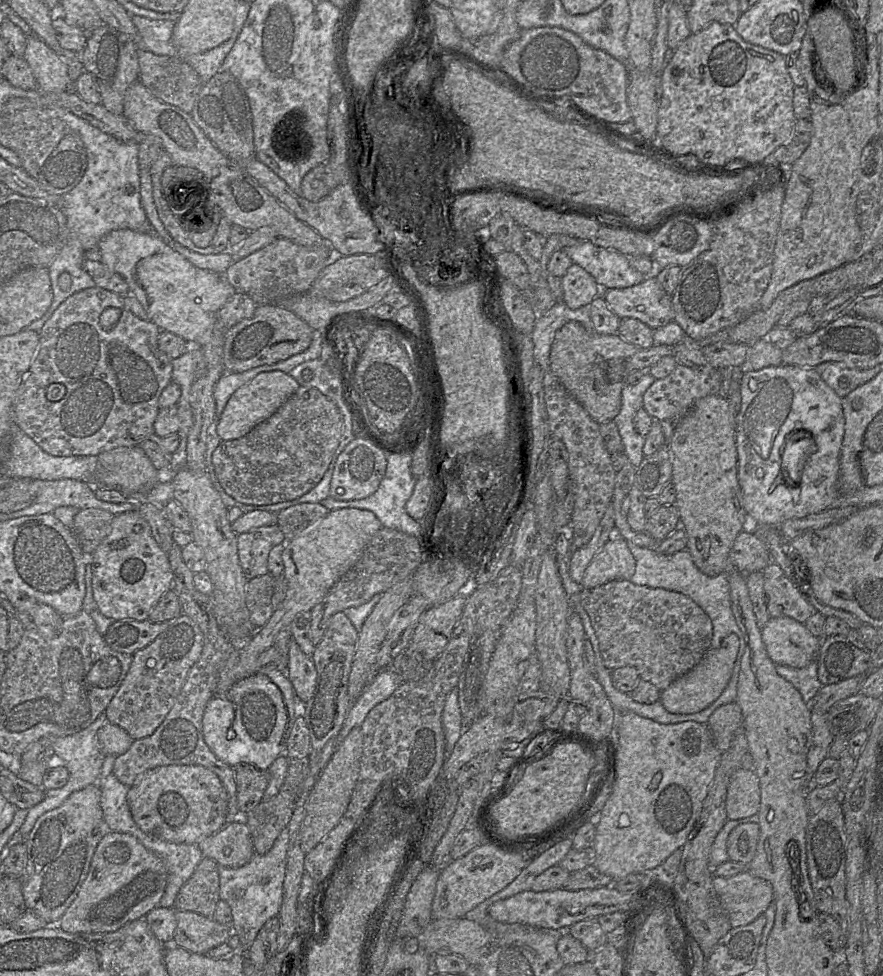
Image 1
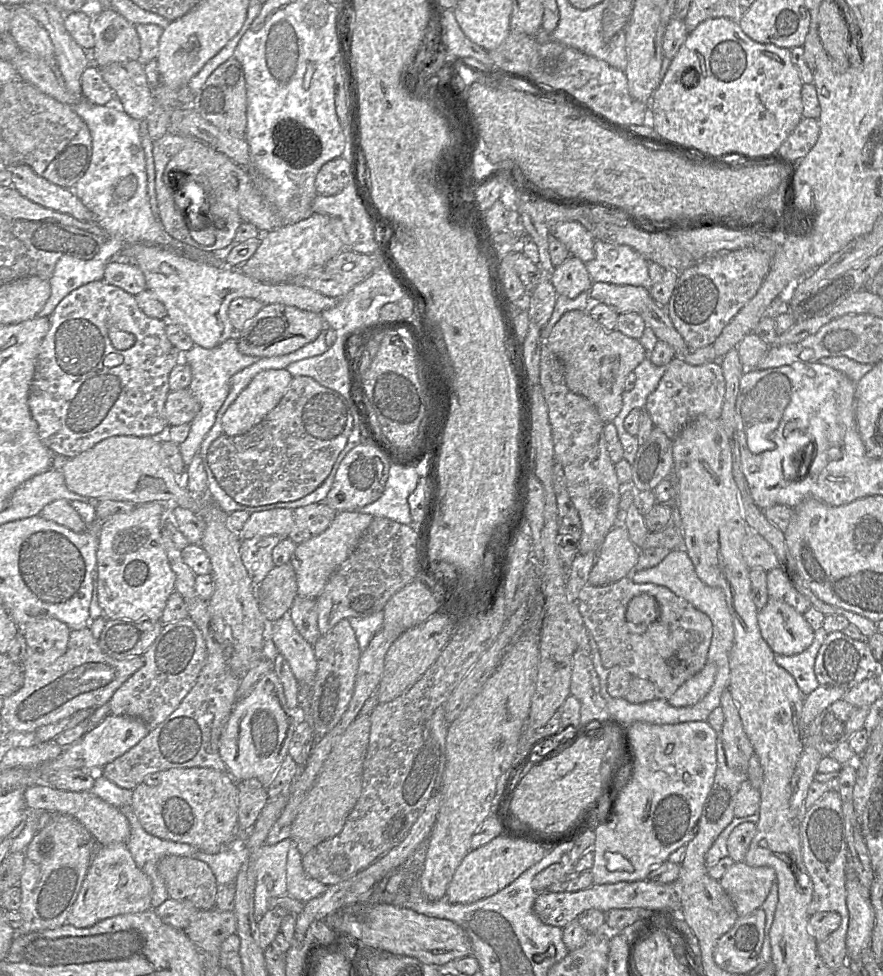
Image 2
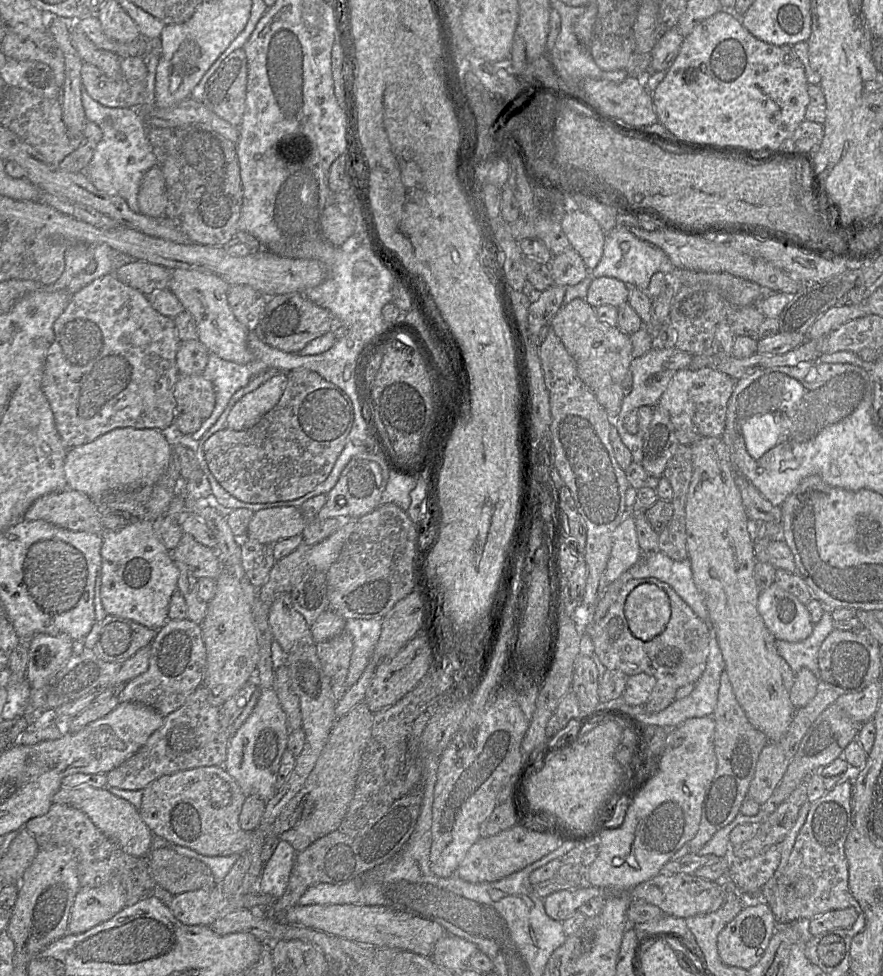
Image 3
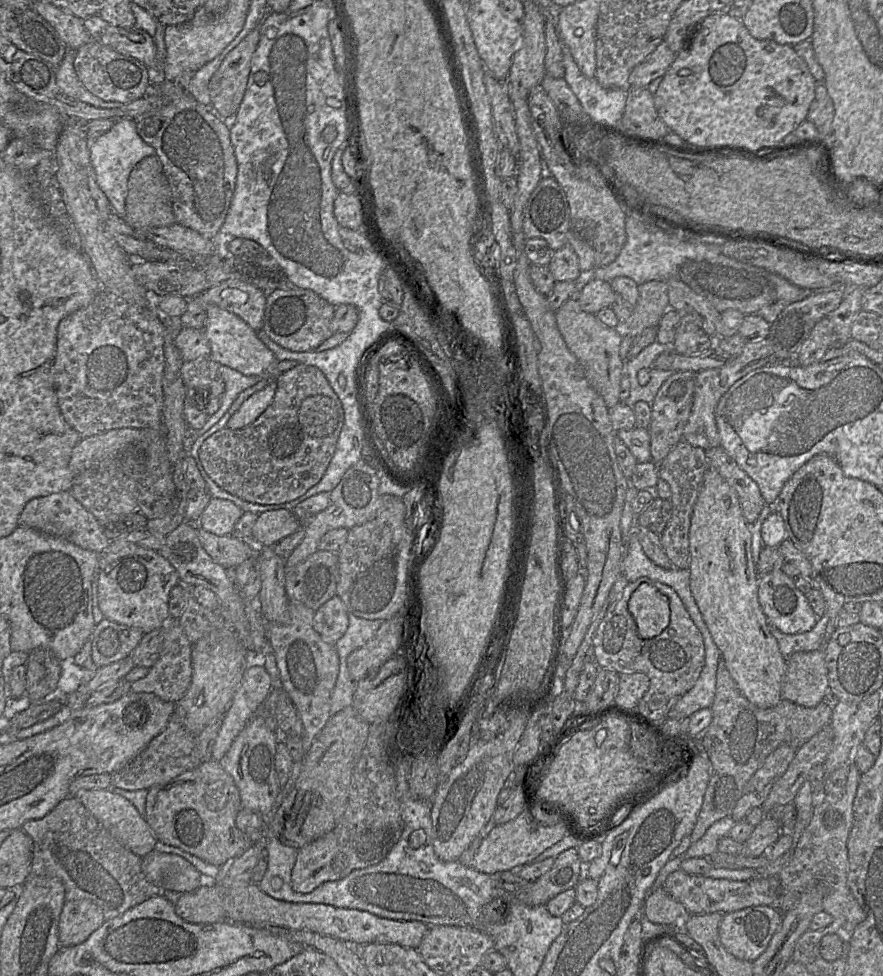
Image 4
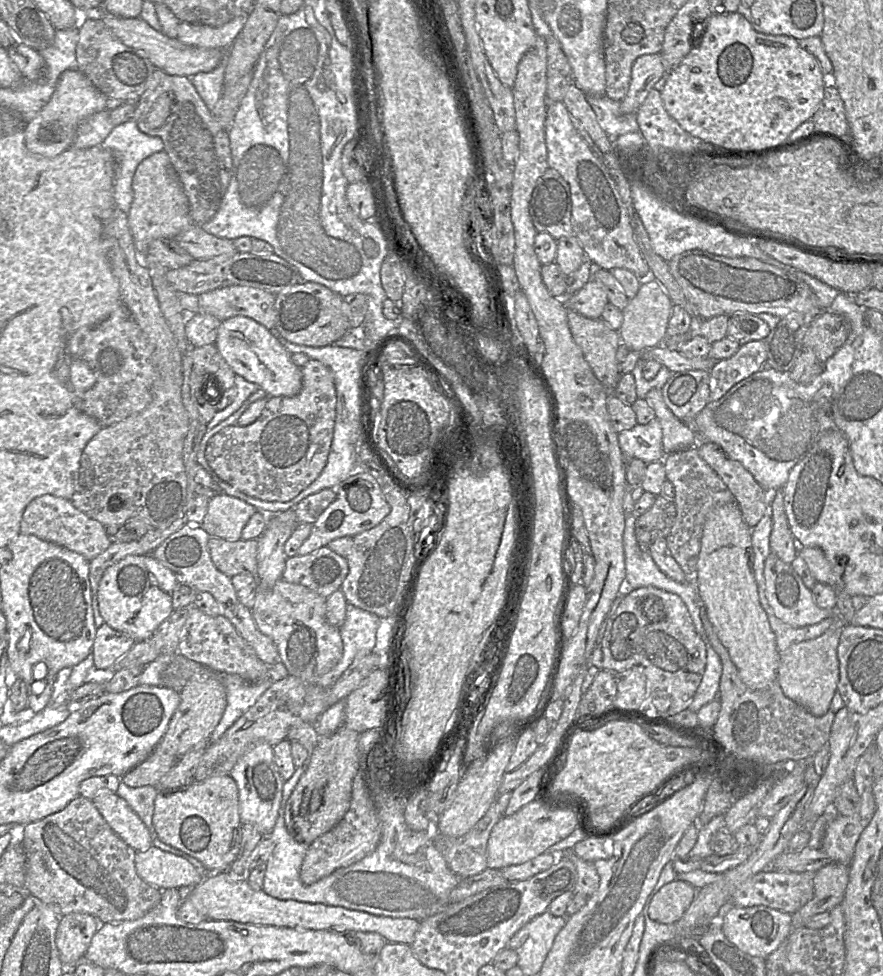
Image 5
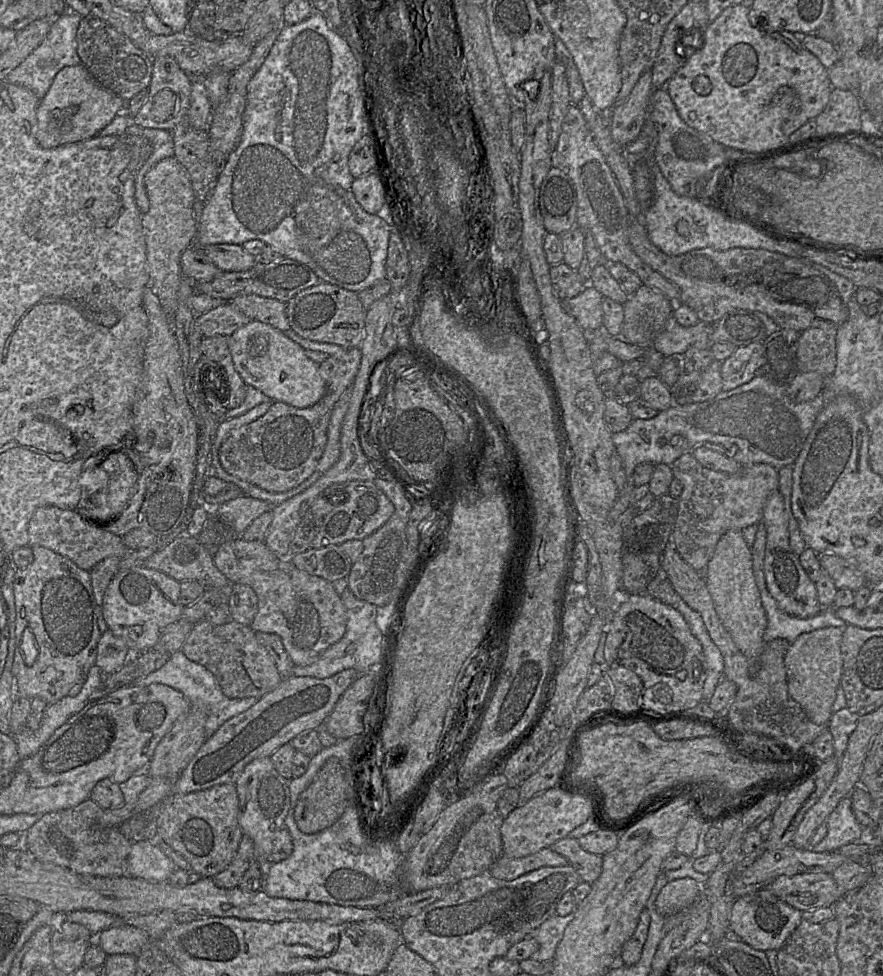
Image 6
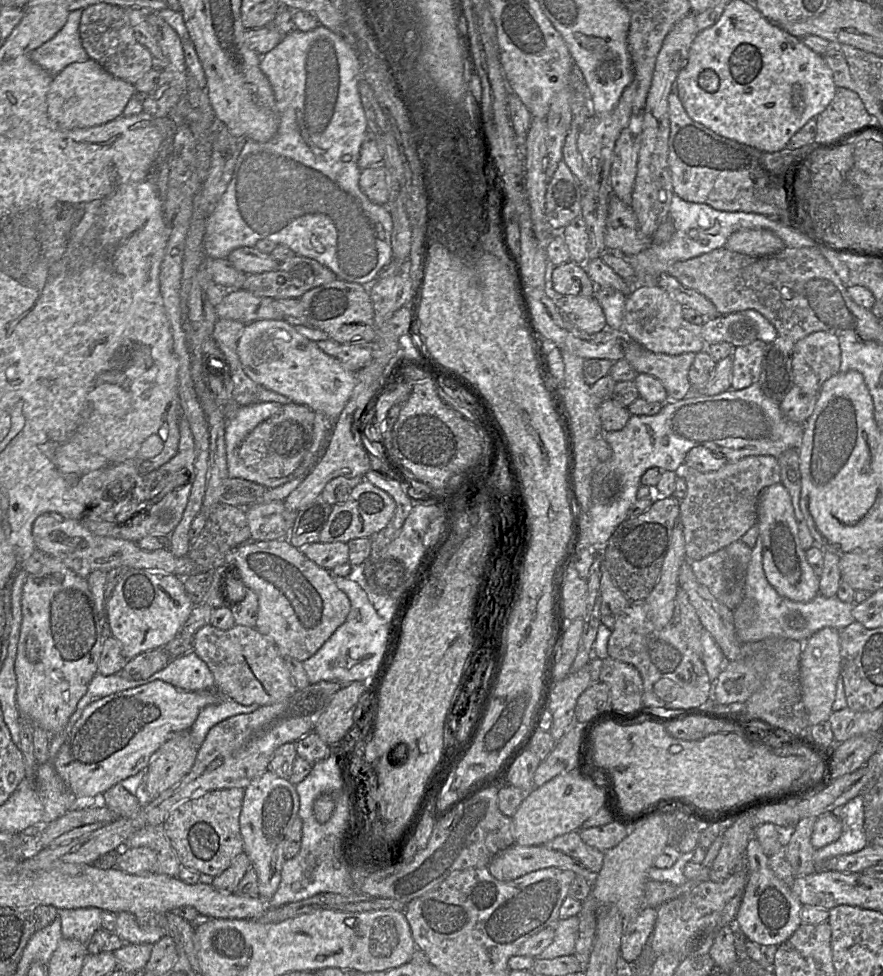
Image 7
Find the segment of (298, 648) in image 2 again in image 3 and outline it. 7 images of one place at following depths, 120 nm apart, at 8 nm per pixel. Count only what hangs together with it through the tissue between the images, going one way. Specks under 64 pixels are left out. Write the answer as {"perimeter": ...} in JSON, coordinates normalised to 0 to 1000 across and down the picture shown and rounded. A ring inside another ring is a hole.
{"perimeter":[[[328,608],[313,609],[305,622],[304,638],[309,656],[317,660],[324,670],[334,660],[358,660],[345,634],[333,624]]]}

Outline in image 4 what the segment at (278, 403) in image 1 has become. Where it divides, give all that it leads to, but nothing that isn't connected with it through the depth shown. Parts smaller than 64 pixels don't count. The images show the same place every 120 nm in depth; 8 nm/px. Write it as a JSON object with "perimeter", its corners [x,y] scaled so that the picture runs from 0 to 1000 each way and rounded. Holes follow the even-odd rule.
{"perimeter":[[[313,389],[305,391],[298,399],[280,408],[262,426],[256,438],[274,440],[287,433],[306,415],[313,402]]]}

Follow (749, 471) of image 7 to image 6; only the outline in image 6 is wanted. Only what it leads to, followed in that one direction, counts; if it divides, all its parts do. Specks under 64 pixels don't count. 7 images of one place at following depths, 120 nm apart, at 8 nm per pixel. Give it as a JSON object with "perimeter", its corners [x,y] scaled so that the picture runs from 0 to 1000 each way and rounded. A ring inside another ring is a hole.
{"perimeter":[[[779,463],[759,478],[763,490],[772,497],[772,504],[768,510],[768,526],[758,557],[789,586],[798,585],[814,552],[824,543],[841,543],[858,537],[869,510],[881,503],[881,482],[871,475],[840,477],[836,484],[826,486],[795,477]]]}

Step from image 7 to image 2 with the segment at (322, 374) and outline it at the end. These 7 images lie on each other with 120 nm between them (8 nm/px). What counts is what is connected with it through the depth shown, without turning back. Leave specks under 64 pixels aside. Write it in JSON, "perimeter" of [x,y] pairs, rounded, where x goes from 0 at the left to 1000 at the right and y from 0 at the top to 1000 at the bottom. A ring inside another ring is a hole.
{"perimeter":[[[153,249],[142,252],[136,259],[142,262],[142,267],[160,276],[165,287],[165,297],[171,298],[187,314],[189,329],[204,334],[220,353],[234,358],[248,355],[267,342],[258,325],[259,313],[267,305],[285,305],[299,313],[317,310],[356,321],[382,314],[387,306],[371,304],[332,290],[297,290],[267,275],[243,274],[180,251]]]}

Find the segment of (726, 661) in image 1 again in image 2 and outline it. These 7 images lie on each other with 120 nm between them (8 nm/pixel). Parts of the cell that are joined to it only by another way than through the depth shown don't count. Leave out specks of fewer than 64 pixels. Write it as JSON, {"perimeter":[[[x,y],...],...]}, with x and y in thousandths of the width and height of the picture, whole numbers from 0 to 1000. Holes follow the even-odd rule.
{"perimeter":[[[801,678],[796,685],[775,699],[755,717],[762,724],[780,724],[790,720],[805,706],[812,683]]]}

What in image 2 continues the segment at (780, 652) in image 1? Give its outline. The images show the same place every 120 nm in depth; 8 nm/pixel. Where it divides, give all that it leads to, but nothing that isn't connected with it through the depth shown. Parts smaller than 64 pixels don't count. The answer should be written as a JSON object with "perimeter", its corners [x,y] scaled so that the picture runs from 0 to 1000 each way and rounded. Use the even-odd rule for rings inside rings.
{"perimeter":[[[871,613],[869,619],[858,626],[858,640],[864,655],[878,670],[898,672],[913,666],[921,658],[922,648],[911,630],[883,615]]]}

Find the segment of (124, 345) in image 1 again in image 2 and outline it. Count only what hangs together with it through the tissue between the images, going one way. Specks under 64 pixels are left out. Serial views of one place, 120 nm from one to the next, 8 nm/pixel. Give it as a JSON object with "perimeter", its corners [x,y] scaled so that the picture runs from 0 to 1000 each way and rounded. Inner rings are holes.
{"perimeter":[[[118,286],[105,288],[83,297],[72,304],[55,324],[57,336],[50,345],[42,366],[40,381],[34,393],[32,416],[36,428],[42,434],[44,449],[50,456],[61,465],[83,469],[91,464],[104,459],[111,453],[126,447],[174,447],[190,436],[186,424],[186,415],[191,400],[191,384],[197,375],[205,369],[205,362],[195,353],[188,343],[189,330],[166,324],[156,314],[153,303],[139,296],[121,290]],[[131,334],[136,339],[142,339],[153,344],[152,353],[143,359],[128,356],[123,347],[123,336]]]}

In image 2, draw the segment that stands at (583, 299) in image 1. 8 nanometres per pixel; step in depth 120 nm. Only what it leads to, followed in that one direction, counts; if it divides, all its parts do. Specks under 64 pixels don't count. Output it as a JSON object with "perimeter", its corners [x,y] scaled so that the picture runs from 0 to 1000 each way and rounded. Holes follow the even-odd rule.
{"perimeter":[[[648,261],[635,272],[629,274],[623,289],[632,302],[644,306],[650,306],[659,299],[667,298],[672,291],[663,269]]]}

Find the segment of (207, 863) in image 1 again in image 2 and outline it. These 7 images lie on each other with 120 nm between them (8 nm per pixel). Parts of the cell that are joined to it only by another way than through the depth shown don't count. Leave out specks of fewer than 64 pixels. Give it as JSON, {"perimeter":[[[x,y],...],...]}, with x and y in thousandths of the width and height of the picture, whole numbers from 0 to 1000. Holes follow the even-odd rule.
{"perimeter":[[[189,876],[178,885],[190,920],[215,923],[224,932],[243,928],[246,904],[238,888],[217,878]]]}

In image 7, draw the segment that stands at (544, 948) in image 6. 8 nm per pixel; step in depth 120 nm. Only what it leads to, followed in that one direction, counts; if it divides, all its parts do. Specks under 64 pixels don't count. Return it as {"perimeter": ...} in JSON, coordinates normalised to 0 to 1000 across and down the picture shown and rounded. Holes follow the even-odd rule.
{"perimeter":[[[655,938],[633,943],[627,949],[626,965],[609,981],[612,983],[627,983],[635,980],[650,978],[656,947]]]}

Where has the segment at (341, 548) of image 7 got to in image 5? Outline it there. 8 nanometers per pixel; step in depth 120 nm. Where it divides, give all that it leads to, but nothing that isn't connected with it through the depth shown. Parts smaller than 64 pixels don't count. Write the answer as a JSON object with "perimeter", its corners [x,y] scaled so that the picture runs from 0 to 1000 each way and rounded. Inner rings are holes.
{"perimeter":[[[366,559],[350,568],[325,572],[319,593],[328,597],[343,599],[370,613],[378,606],[385,603],[394,585],[395,581],[392,572],[379,567],[373,560]]]}

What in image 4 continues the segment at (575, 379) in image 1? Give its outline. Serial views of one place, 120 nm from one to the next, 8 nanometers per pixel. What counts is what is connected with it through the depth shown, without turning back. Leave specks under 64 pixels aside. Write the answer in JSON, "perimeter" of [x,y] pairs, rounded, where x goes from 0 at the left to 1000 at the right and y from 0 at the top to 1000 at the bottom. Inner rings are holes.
{"perimeter":[[[646,305],[629,320],[631,336],[643,358],[663,379],[668,394],[683,408],[689,419],[702,412],[702,389],[708,381],[708,370],[702,367],[704,350],[702,331],[696,336],[682,332],[673,322],[657,316],[653,305]]]}

